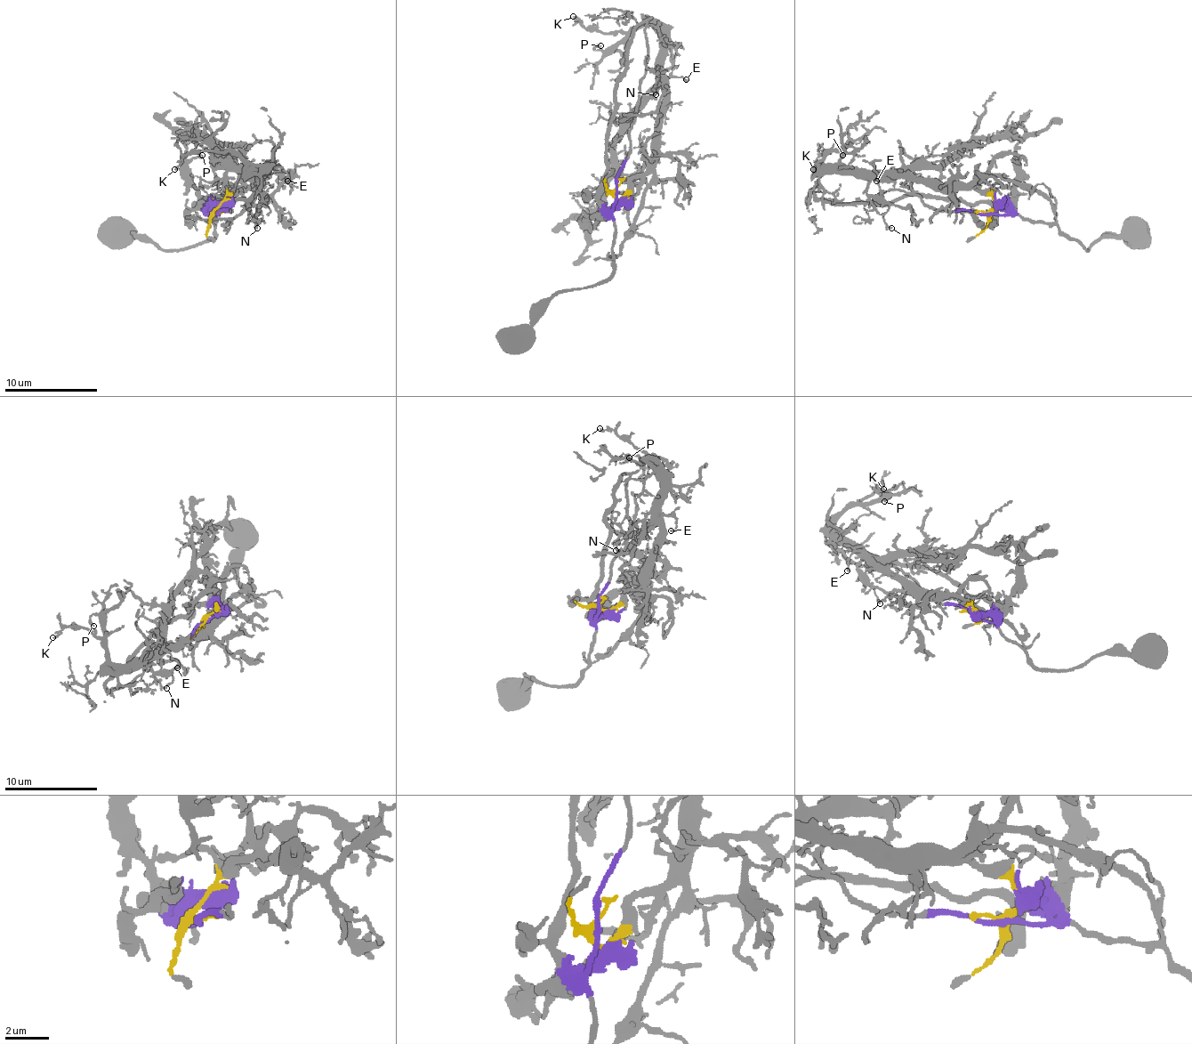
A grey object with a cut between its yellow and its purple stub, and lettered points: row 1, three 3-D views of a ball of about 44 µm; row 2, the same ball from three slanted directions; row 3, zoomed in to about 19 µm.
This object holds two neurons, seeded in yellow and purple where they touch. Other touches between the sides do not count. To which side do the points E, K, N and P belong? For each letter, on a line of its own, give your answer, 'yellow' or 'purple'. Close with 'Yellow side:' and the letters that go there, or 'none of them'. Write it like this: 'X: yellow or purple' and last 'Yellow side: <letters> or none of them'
E: yellow
K: yellow
N: yellow
P: yellow
Yellow side: E, K, N, P

